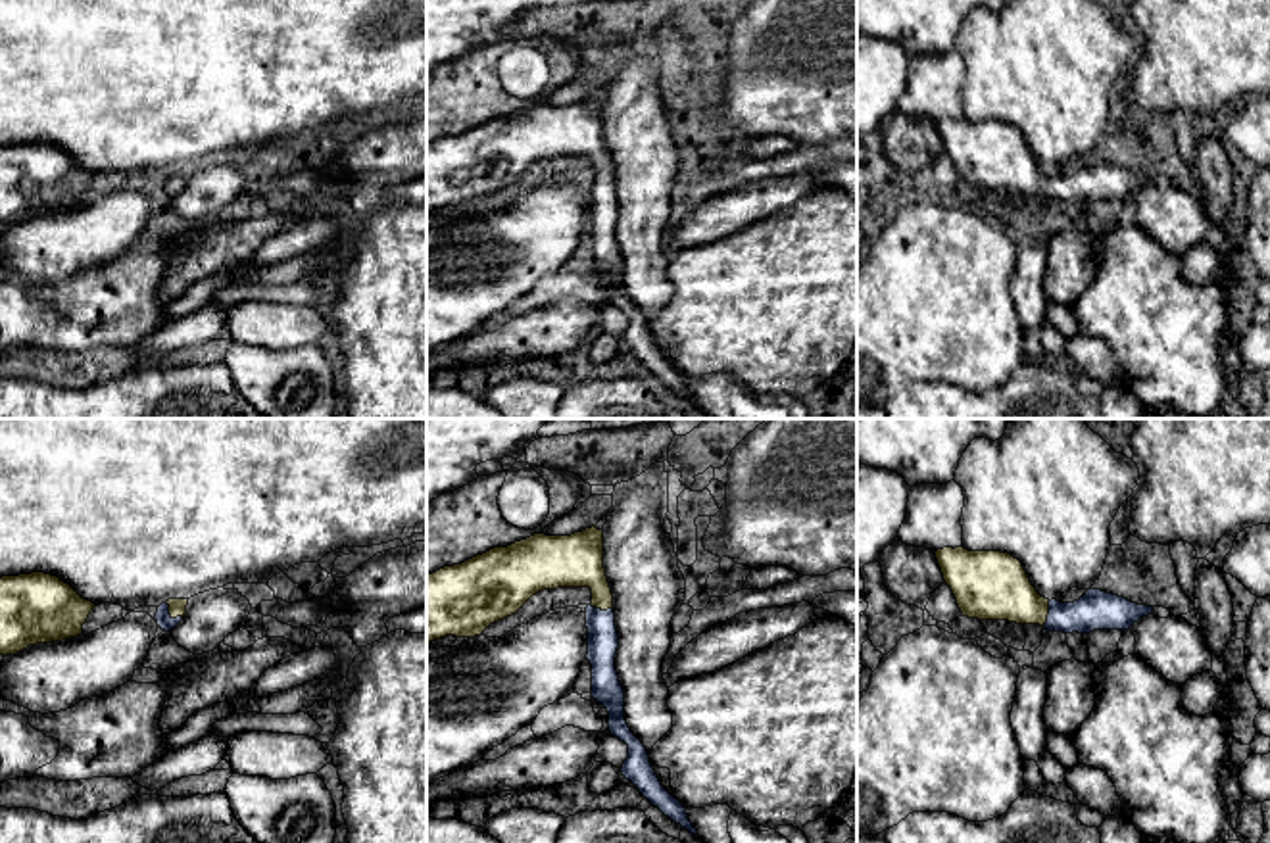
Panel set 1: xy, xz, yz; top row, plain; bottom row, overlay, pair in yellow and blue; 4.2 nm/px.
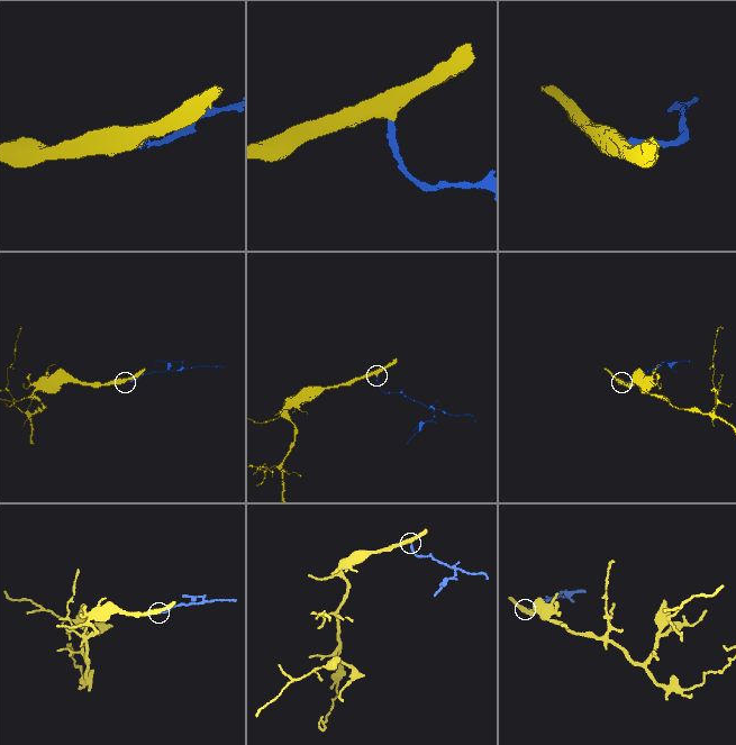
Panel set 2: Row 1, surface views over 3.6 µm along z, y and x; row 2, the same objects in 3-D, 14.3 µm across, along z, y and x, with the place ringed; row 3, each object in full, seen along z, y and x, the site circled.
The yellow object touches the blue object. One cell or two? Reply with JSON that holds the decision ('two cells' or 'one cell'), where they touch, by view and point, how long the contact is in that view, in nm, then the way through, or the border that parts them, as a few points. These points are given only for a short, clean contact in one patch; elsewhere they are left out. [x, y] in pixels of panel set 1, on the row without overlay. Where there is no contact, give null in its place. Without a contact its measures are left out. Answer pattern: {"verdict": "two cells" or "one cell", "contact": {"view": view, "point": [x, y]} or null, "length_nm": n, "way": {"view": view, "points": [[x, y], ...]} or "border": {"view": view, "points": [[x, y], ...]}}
{"verdict": "one cell", "contact": {"view": "xy", "point": [170, 183]}, "length_nm": 100, "way": {"view": "xy", "points": [[177, 177], [170, 183], [164, 189]]}}

